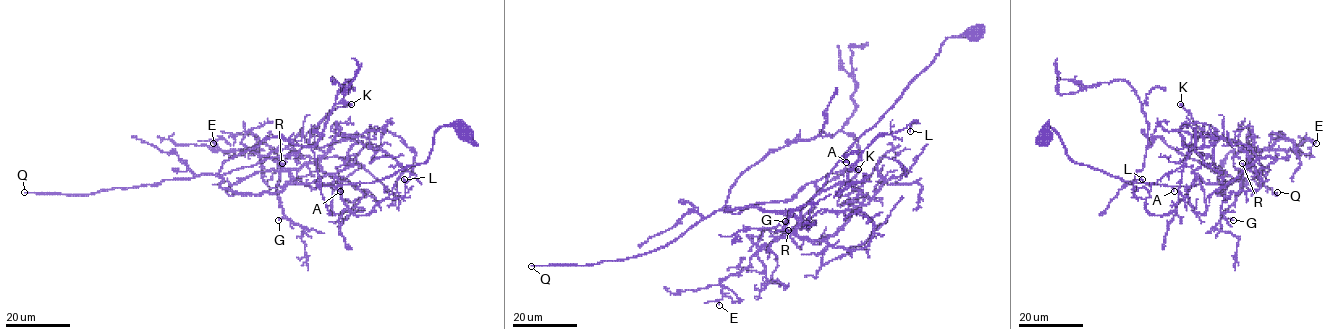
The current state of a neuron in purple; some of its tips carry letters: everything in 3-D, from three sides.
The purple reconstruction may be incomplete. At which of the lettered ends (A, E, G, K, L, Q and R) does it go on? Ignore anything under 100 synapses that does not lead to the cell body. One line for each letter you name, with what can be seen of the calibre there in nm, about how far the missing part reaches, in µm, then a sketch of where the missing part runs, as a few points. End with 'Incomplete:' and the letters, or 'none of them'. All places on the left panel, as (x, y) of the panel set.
Q: Thickness 240 nm. Missing length about 300 µm
Incomplete: Q

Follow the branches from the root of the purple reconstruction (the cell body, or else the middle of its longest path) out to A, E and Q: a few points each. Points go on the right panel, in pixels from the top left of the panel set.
A: (1047, 134), (1048, 125), (1061, 139), (1067, 155), (1078, 164), (1089, 165), (1124, 181), (1170, 186), (1174, 191)
E: (1047, 134), (1048, 125), (1078, 164), (1171, 186), (1230, 183), (1264, 150), (1294, 152), (1304, 141), (1316, 143)
Q: (1047, 134), (1048, 125), (1076, 163), (1124, 181), (1229, 183), (1221, 194), (1218, 179), (1229, 174), (1277, 192)

